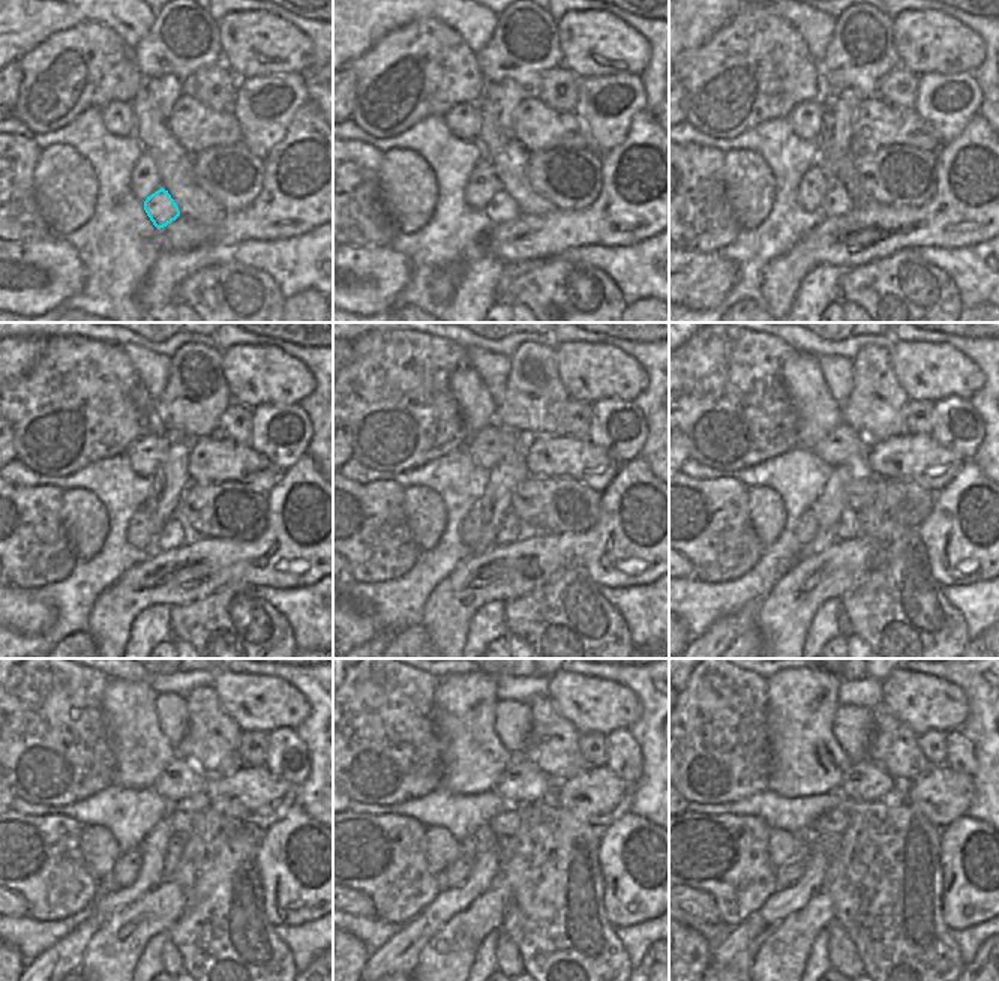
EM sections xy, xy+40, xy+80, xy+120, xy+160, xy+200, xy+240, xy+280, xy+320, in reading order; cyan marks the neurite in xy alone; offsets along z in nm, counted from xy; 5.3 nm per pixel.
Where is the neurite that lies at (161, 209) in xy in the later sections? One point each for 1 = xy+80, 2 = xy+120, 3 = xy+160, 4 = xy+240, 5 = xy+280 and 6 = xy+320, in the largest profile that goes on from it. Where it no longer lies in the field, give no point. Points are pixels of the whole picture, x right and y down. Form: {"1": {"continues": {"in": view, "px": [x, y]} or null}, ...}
{"1": {"continues": {"in": "xy+80", "px": [837, 201]}}, "2": {"continues": {"in": "xy+120", "px": [173, 533]}}, "3": {"continues": {"in": "xy+160", "px": [510, 528]}}, "4": {"continues": {"in": "xy+240", "px": [174, 851]}}, "5": {"continues": {"in": "xy+280", "px": [504, 852]}}, "6": {"continues": {"in": "xy+320", "px": [830, 845]}}}

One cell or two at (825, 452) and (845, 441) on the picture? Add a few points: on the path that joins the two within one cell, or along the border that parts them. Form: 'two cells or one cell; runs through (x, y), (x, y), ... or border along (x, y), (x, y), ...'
one cell; runs through (830, 449), (840, 446)

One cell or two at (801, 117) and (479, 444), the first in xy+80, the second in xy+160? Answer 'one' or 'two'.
one

